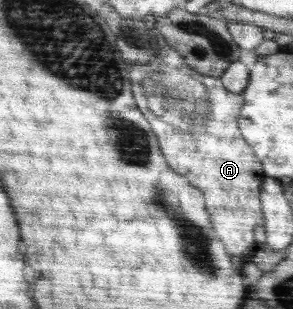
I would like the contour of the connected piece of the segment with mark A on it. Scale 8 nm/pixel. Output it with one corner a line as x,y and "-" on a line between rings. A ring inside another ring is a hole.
164,48
150,64
132,64
132,86
136,86
136,104
143,114
152,118
152,130
160,134
160,146
164,146
164,158
172,162
172,170
180,170
192,186
200,186
200,190
204,190
208,210
212,210
212,222
216,222
216,234
220,234
224,246
228,246
228,254
236,254
236,260
249,259
251,255
248,252
254,250
254,228
264,220
258,194
264,172
260,160
252,154
238,130
238,118
246,100
242,95
229,91
220,77
200,74
188,66
183,55
170,48

